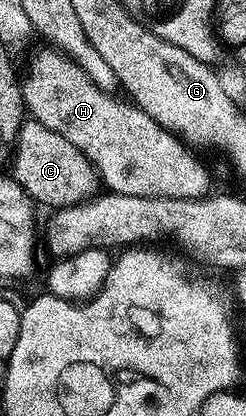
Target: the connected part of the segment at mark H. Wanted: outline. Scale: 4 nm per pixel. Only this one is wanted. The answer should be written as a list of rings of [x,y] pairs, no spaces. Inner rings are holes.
[[[45,48],[34,60],[29,75],[24,75],[21,88],[23,105],[32,121],[43,124],[79,148],[93,163],[100,181],[114,194],[147,196],[148,198],[203,198],[210,193],[209,174],[194,151],[178,135],[165,130],[147,112],[128,100],[120,102],[112,93],[101,91],[81,67],[59,49]]]

